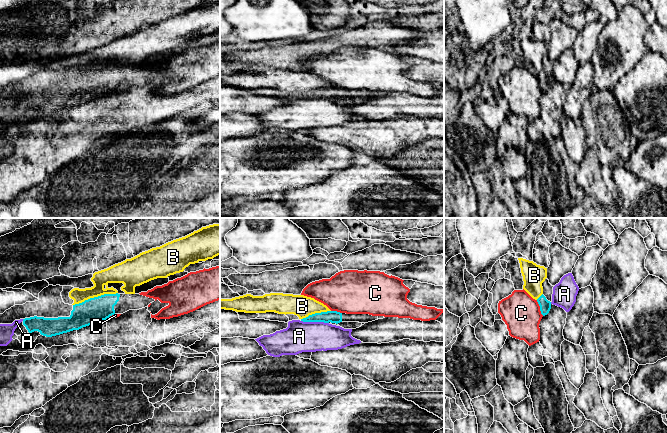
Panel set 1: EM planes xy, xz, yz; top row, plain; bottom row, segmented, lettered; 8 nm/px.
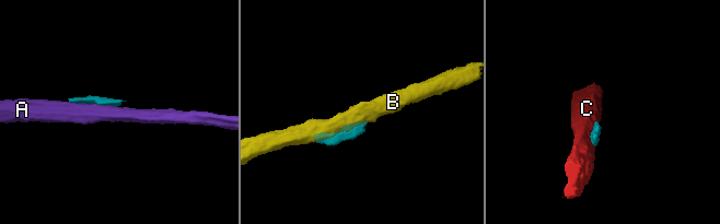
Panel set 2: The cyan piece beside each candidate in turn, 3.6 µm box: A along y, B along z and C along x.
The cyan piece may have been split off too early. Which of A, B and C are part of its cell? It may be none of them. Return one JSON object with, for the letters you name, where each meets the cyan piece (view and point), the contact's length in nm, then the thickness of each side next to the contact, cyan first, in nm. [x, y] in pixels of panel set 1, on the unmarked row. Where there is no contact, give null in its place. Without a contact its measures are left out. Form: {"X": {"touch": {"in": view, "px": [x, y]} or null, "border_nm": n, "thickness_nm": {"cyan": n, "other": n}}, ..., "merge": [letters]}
{"merge": []}

